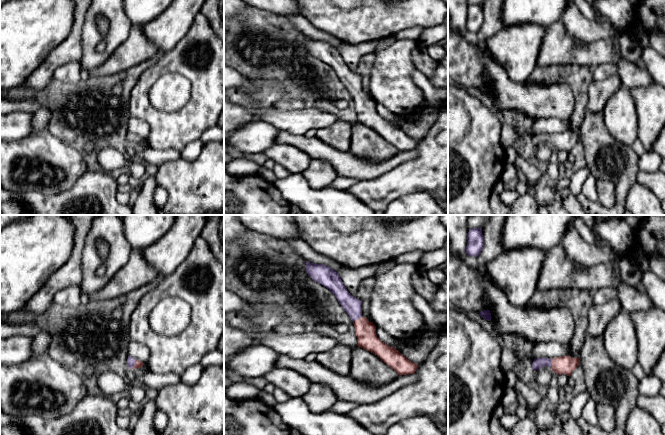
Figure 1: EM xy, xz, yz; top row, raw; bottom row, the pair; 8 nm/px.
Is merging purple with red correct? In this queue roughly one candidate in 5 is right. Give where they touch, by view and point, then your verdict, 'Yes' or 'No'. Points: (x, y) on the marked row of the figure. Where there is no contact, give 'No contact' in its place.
Touches purple at xy (134, 364). Yes

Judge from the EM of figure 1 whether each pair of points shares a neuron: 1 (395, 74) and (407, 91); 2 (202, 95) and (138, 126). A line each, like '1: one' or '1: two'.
1: one
2: two

